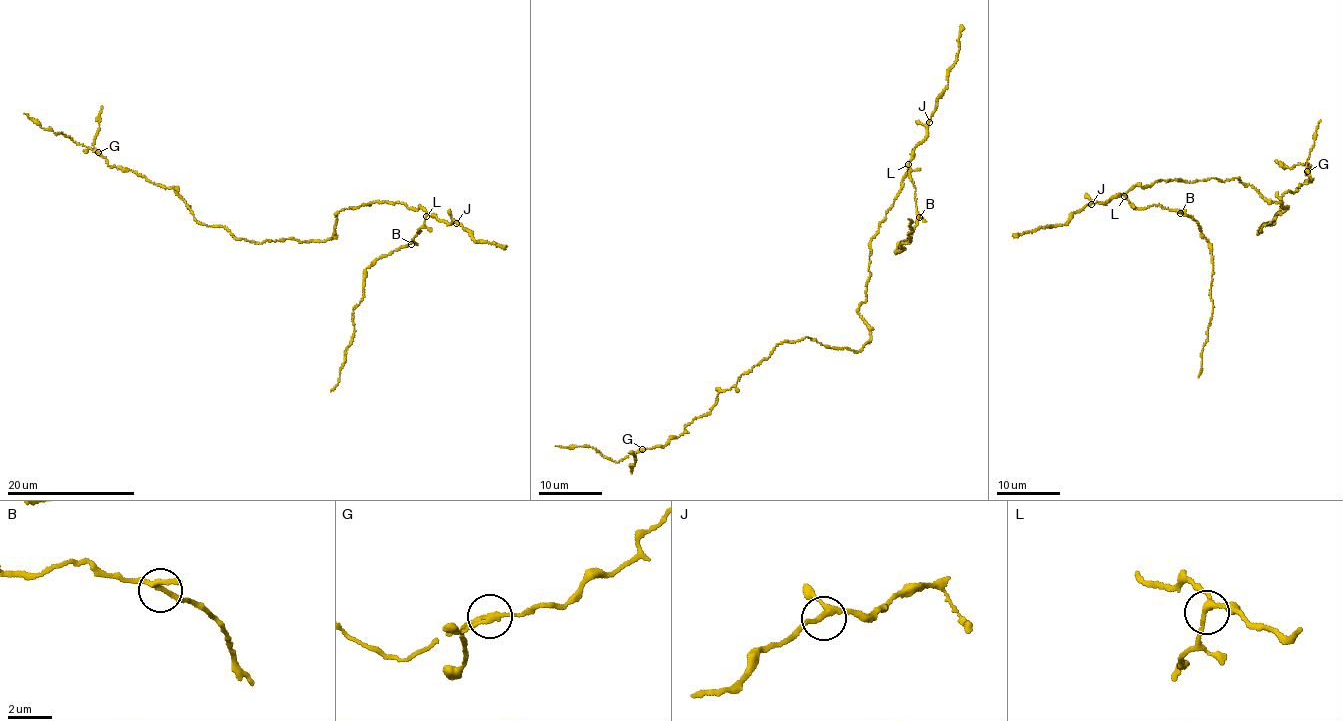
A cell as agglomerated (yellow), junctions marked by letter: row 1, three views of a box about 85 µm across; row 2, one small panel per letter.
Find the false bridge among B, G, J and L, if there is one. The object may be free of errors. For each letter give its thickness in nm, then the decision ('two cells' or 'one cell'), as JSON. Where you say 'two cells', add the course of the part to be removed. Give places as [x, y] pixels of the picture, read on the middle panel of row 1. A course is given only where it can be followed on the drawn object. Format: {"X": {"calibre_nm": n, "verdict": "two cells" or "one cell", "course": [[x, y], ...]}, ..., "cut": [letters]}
{"B": {"calibre_nm": 190, "verdict": "one cell"}, "G": {"calibre_nm": 200, "verdict": "two cells", "course": [[643, 449], [633, 453], [635, 462], [631, 465], [631, 473]]}, "J": {"calibre_nm": 200, "verdict": "one cell"}, "L": {"calibre_nm": 200, "verdict": "one cell"}, "cut": ["G"]}

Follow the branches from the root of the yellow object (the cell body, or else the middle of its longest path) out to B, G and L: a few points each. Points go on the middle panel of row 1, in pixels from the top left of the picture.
B: (859, 314), (858, 308), (867, 298), (870, 238), (896, 197), (908, 166), (915, 189), (919, 217)
G: (859, 314), (871, 339), (858, 351), (805, 336), (778, 344), (718, 394), (709, 412), (664, 446), (643, 449)
L: (859, 314), (858, 308), (867, 298), (870, 238), (896, 197), (908, 164)

